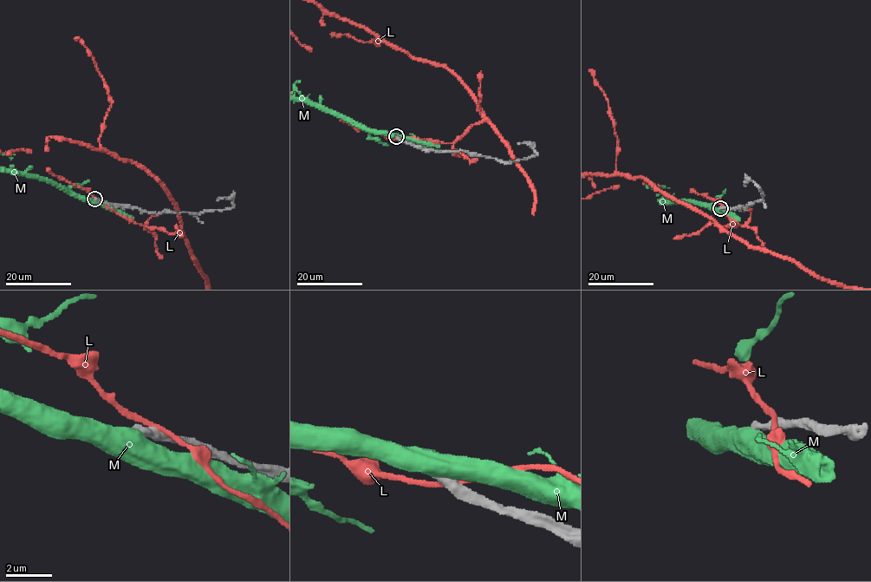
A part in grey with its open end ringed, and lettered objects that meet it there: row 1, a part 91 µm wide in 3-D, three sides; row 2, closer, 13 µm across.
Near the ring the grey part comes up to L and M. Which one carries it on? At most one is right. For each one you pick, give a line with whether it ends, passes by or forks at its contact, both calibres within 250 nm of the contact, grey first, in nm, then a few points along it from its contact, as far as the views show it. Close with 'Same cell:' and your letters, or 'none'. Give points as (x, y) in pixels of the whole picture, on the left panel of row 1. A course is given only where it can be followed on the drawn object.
Same cell: none

